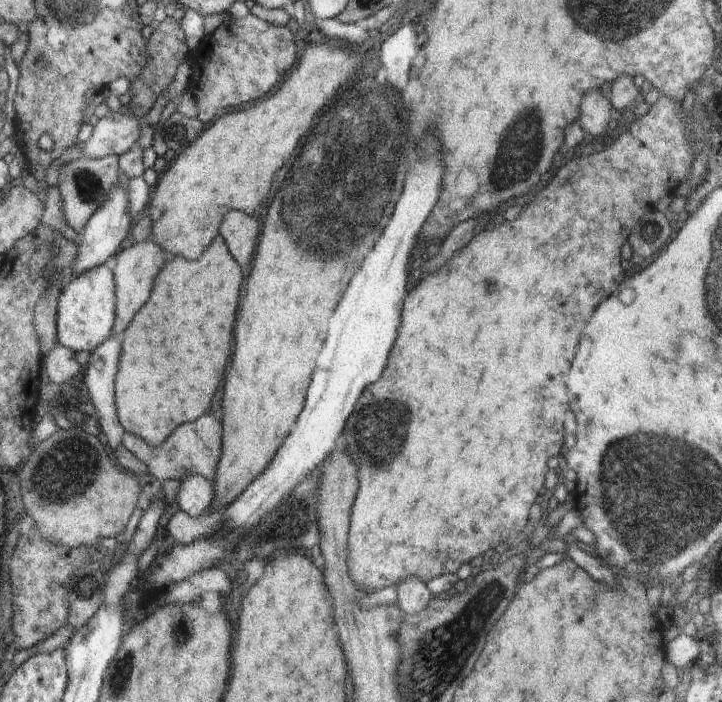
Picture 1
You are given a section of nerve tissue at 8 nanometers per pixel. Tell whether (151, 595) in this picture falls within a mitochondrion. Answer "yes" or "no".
no

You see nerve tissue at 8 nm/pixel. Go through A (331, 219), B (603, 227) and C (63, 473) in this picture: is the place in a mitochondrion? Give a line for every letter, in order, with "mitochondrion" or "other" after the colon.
A: mitochondrion
B: other
C: mitochondrion

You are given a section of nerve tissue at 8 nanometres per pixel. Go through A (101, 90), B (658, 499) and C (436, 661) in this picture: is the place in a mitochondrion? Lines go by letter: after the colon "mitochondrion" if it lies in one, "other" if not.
A: other
B: mitochondrion
C: mitochondrion

